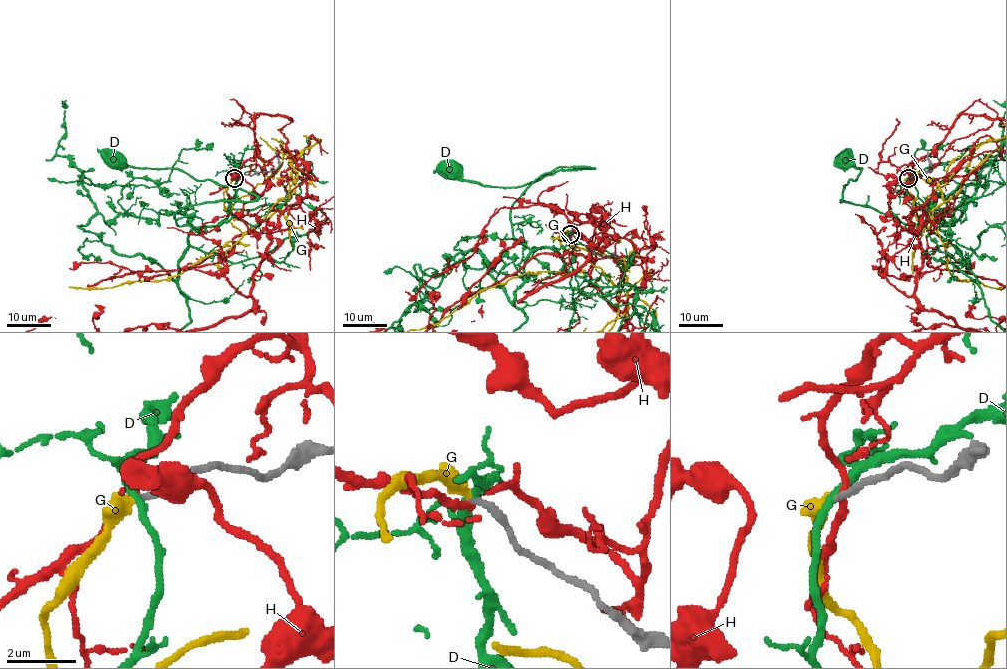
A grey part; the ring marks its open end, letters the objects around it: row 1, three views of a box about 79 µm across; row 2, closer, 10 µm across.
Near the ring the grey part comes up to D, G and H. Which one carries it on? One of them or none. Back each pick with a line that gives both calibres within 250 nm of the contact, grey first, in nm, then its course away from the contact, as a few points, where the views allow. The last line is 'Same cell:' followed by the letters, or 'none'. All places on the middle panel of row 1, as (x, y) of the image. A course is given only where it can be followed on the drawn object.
G: 200/280 nm
Same cell: G

